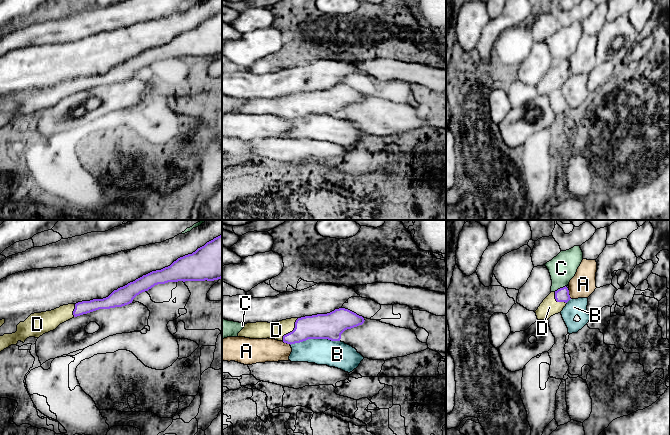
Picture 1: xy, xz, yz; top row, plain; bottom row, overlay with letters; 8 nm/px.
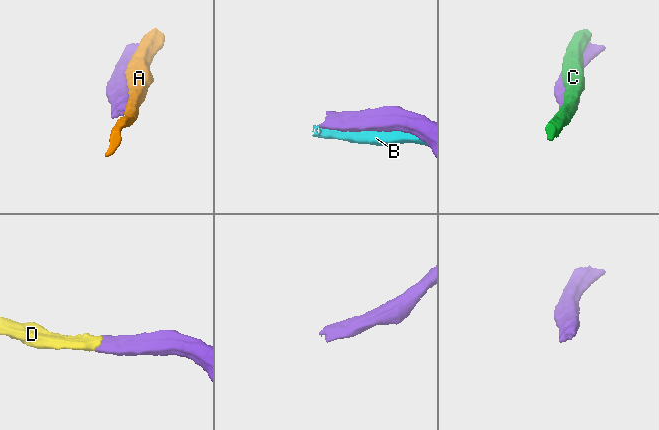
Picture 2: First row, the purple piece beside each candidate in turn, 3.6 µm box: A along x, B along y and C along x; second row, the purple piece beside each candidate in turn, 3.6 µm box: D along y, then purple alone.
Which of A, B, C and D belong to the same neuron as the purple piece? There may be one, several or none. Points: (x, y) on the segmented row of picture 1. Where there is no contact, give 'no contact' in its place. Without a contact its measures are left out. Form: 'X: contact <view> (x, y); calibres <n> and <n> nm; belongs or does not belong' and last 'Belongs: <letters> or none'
A: contact yz (568, 294); calibres 110 and 200 nm; does not belong
B: contact xz (314, 338); calibres 220 and 220 nm; does not belong
C: contact yz (560, 288); calibres 110 and 220 nm; does not belong
D: contact xz (292, 331); calibres 200 and 140 nm; belongs
Belongs: D

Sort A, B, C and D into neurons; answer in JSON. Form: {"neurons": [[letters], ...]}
{"neurons": [["A"], ["B"], ["C"], ["D"]]}

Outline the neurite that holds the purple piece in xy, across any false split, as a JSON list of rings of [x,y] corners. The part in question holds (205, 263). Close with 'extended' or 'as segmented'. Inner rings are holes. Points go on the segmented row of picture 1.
[[[222,235],[207,242],[192,254],[178,258],[170,266],[152,271],[114,290],[108,297],[60,306],[51,311],[31,314],[17,325],[17,331],[0,336],[0,352],[29,337],[39,338],[60,324],[99,309],[122,307],[142,292],[158,284],[178,281],[214,281],[222,278]]]; extended

